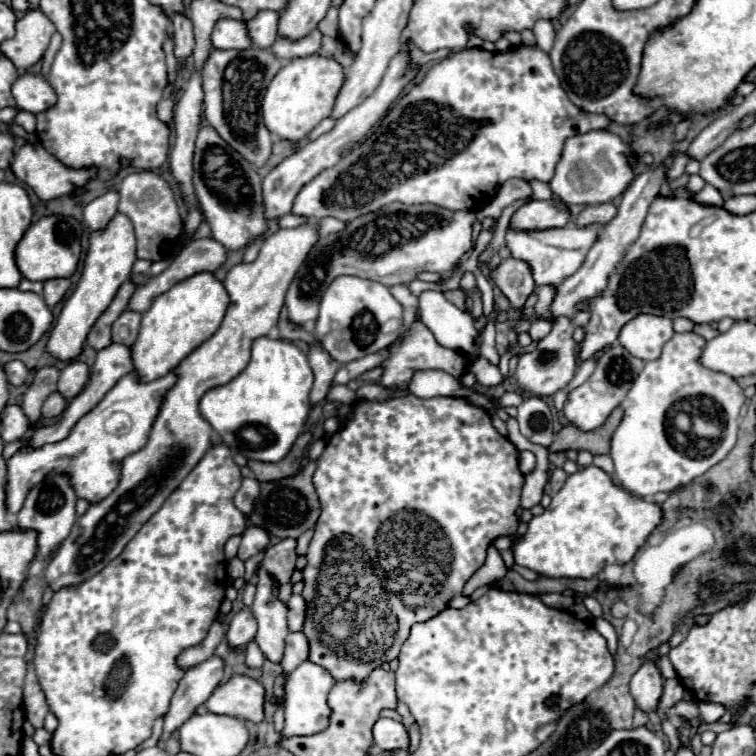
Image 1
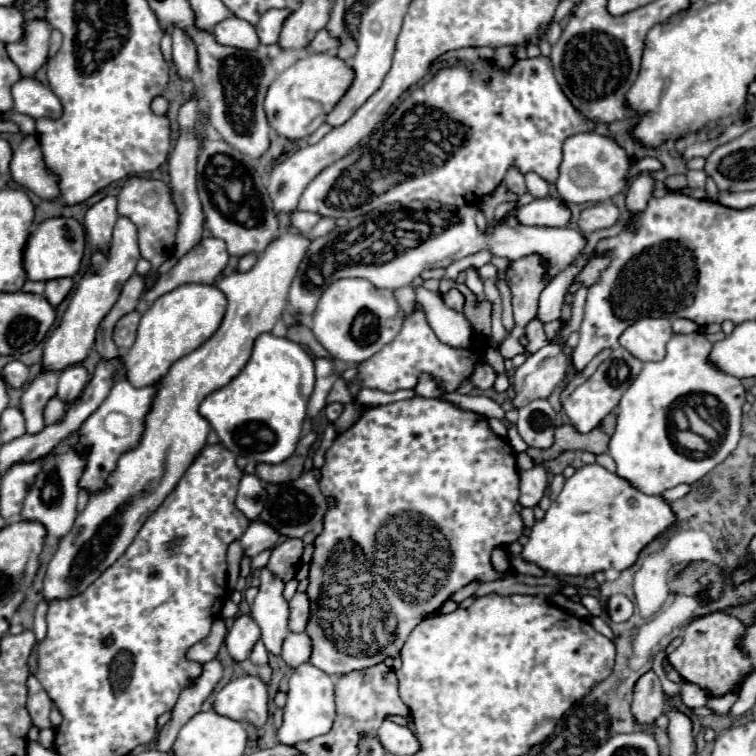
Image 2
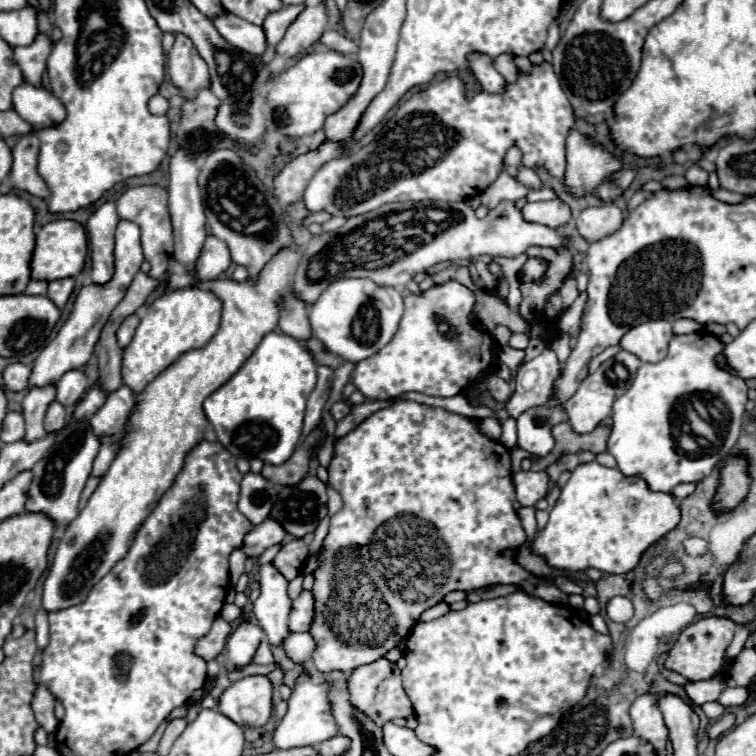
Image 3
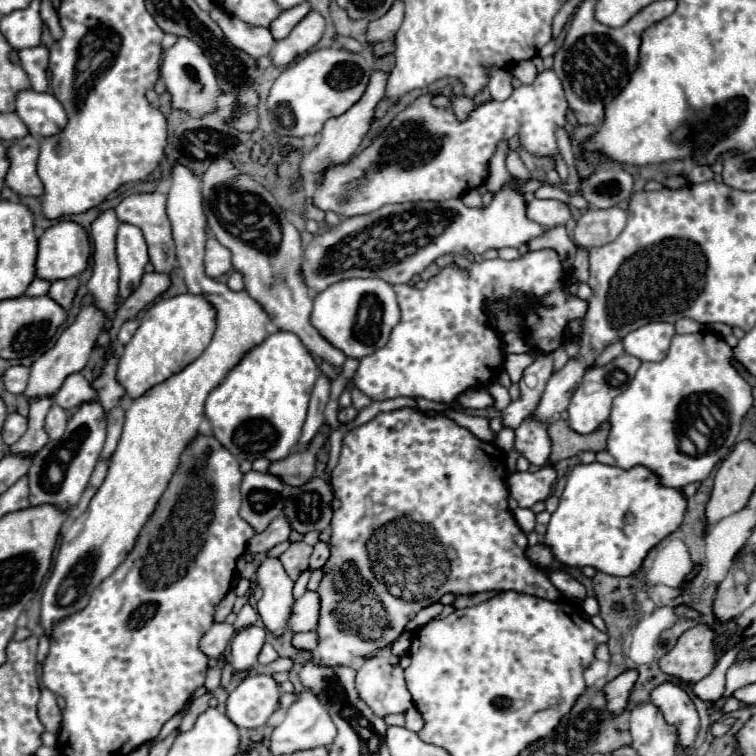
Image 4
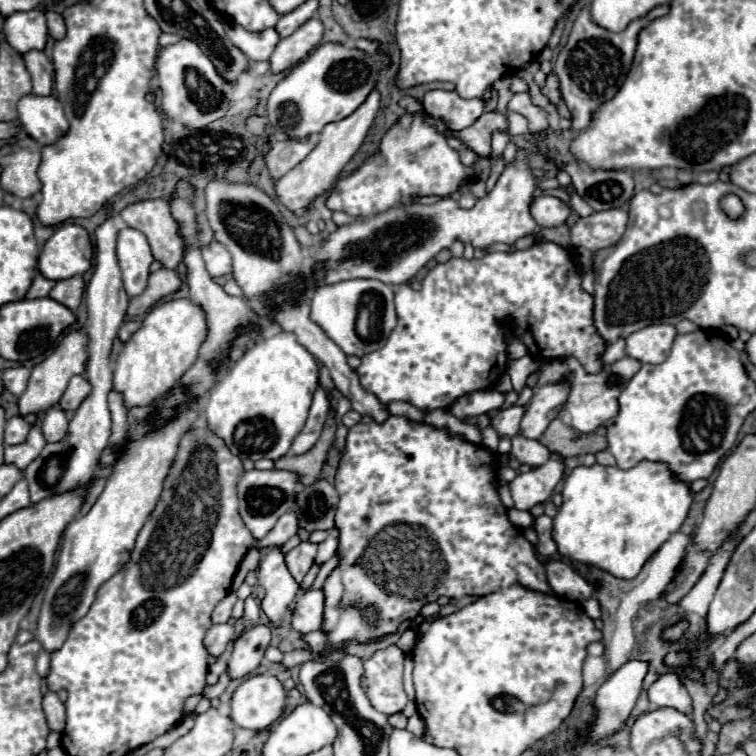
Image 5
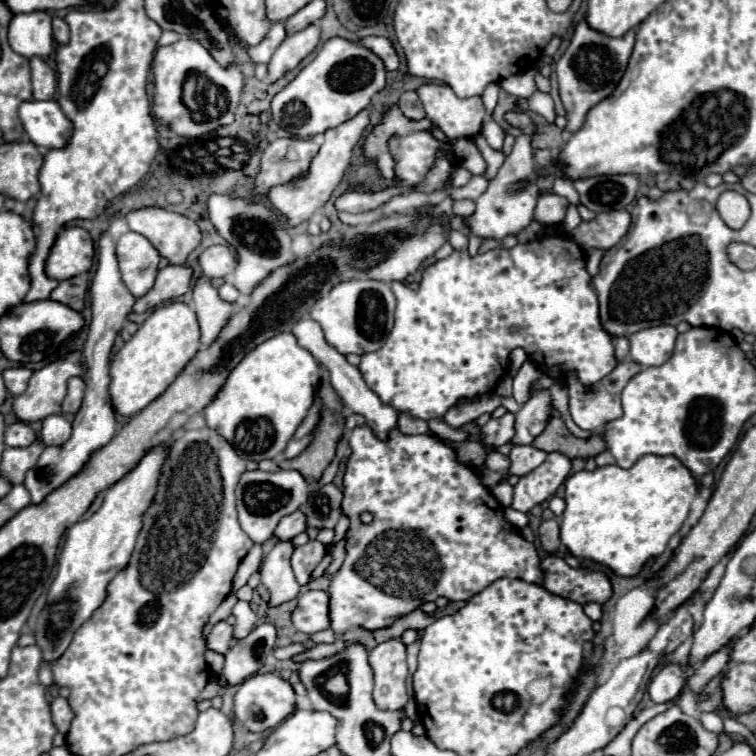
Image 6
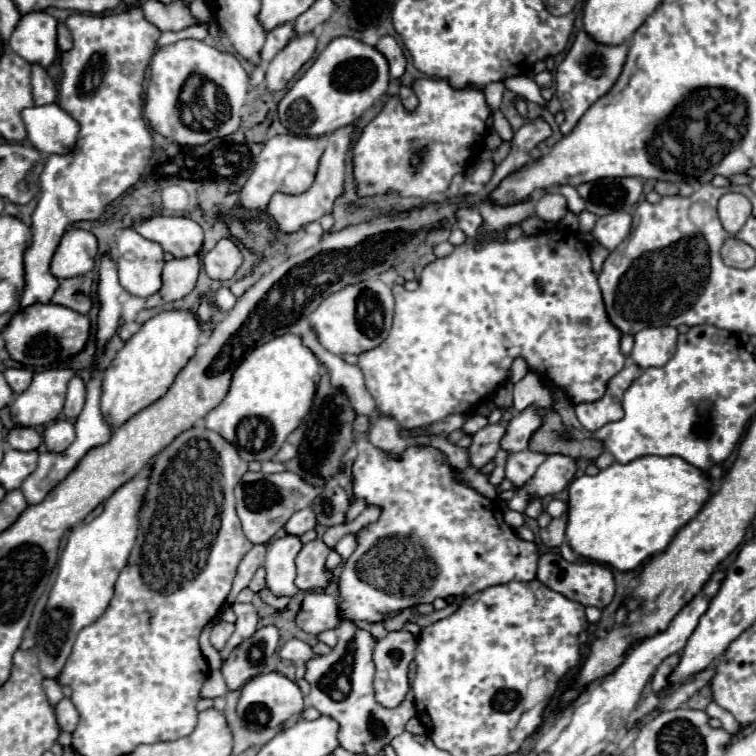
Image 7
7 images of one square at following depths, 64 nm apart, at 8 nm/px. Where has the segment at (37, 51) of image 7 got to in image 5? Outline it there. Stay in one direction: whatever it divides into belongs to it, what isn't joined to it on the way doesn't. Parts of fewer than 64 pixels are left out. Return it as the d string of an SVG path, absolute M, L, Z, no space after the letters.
M34 8L30 12L14 12L4 22L4 34L8 44L24 54L30 50L44 50L48 40L46 12Z

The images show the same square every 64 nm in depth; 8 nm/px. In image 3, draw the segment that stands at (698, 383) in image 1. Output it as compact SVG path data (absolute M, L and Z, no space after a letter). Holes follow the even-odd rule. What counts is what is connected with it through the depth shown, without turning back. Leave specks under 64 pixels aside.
M694 332L684 336L674 336L670 340L668 356L656 364L642 364L638 368L636 380L630 388L614 400L612 406L612 434L608 438L608 452L616 458L618 468L626 476L640 476L648 482L650 490L670 492L682 482L700 482L706 478L716 464L720 464L734 448L742 416L748 402L746 382L718 366L716 356L724 352L724 344L710 332ZM682 396L698 398L696 402L706 402L710 412L710 424L716 430L718 440L704 452L704 456L686 456L678 450L672 436L672 410Z

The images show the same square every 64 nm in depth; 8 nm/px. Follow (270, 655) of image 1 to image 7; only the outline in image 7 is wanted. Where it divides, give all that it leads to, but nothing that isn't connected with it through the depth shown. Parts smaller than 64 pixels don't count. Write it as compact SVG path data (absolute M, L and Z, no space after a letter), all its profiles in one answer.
M284 534L276 540L272 540L268 544L268 554L266 554L266 584L268 588L276 594L276 596L294 596L298 592L296 584L294 584L294 578L296 578L296 556L302 548L302 542L298 536L292 536L292 534Z

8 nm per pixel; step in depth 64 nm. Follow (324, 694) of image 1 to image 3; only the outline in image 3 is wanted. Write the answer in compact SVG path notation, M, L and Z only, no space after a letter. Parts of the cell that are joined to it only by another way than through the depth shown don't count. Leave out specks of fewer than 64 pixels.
M306 674L298 678L292 690L292 696L288 700L288 712L274 730L274 748L288 750L296 746L318 746L324 740L330 740L336 736L338 728L334 724L326 692L328 692L326 684L314 684Z

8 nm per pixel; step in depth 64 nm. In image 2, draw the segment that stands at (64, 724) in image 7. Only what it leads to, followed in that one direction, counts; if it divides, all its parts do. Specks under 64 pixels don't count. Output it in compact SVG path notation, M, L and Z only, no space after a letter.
M30 676L28 678L28 712L32 716L34 726L38 728L52 728L50 722L50 710L52 710L52 700L48 696L48 692L44 692L44 688L40 686L40 682Z

